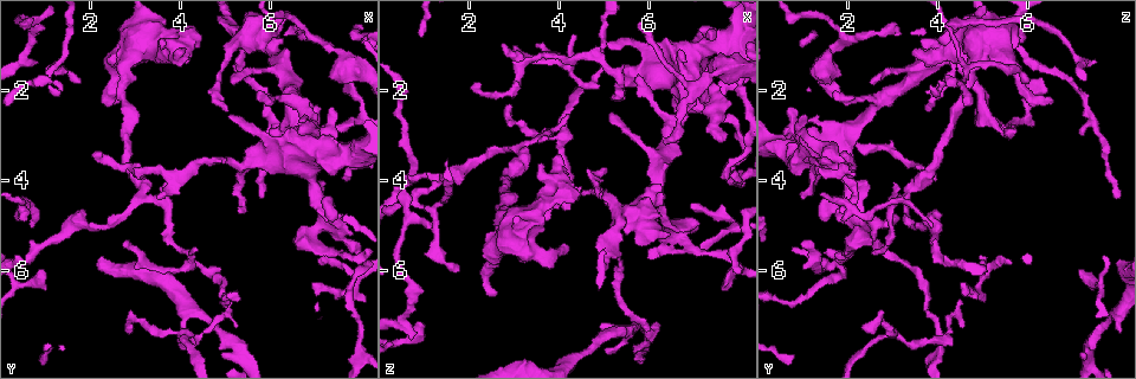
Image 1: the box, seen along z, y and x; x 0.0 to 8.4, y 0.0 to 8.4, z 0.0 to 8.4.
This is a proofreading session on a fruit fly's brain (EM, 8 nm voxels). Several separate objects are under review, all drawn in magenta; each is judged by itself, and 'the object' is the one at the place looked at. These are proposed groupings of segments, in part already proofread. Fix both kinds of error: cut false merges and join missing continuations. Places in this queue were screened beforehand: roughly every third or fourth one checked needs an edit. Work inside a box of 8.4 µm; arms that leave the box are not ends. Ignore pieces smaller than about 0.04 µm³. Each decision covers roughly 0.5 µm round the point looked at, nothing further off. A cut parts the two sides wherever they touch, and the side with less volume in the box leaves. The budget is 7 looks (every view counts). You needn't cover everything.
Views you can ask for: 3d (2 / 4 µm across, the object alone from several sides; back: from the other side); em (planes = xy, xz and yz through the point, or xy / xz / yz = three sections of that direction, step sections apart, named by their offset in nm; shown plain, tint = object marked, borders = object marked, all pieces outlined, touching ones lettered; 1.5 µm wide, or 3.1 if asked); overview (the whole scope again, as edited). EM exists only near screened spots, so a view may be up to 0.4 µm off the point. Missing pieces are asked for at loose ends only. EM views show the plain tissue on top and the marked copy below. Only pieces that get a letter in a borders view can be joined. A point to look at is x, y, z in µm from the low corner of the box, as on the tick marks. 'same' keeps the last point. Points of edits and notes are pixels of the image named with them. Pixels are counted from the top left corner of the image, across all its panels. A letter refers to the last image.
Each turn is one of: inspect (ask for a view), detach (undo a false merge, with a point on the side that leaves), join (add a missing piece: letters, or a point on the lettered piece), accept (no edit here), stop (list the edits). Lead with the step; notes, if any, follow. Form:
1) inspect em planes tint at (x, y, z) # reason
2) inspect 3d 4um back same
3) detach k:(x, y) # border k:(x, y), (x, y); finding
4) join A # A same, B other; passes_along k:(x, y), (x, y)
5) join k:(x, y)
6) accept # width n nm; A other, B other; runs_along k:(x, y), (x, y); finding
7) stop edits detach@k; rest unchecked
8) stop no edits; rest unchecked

inspect em planes tint at (4.60, 7.00, 7.80)

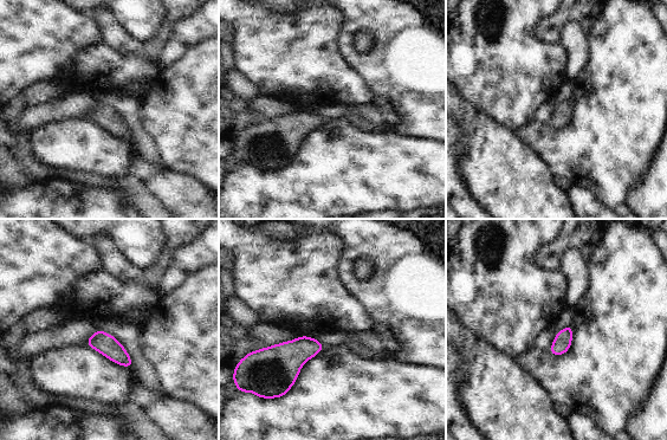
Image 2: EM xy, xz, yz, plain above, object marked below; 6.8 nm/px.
inspect em planes borders same

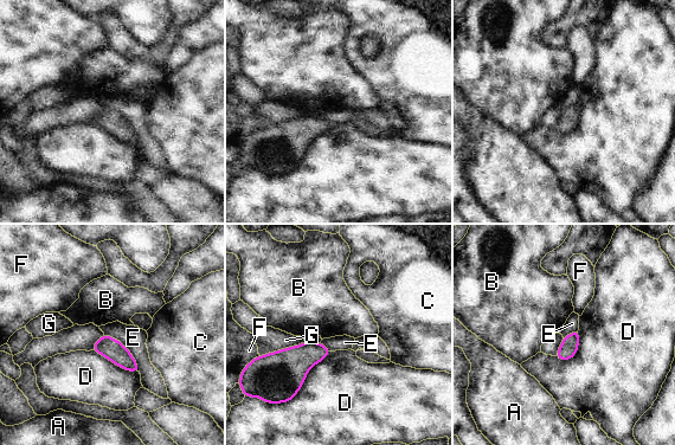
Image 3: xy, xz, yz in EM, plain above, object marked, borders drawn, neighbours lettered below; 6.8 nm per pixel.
accept # A other, B other, C other, D other, E other, F other, G other; border 3:(104, 333), (128, 349), (140, 372); one neuron here

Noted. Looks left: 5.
inspect em planes borders at (7.15, 4.00, 2.45) # branch stops here

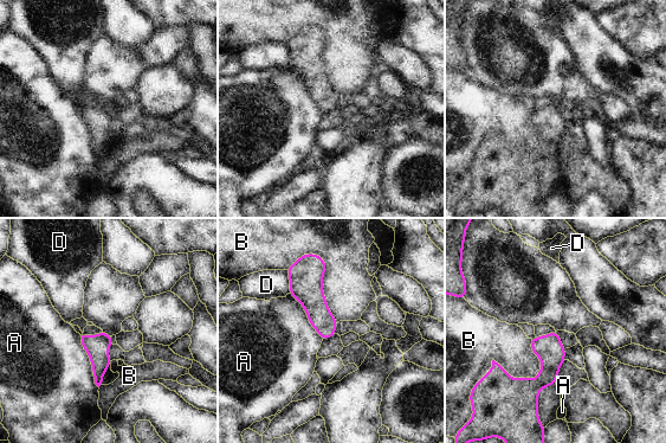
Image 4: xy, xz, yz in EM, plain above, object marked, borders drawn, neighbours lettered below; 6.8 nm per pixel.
accept # A other, B other, D other; border 4:(285, 270), (289, 277), (289, 293); no lettered piece goes on from it

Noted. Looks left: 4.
inspect 3d 4um at (3.20, 4.30, 3.35) # abrupt turn

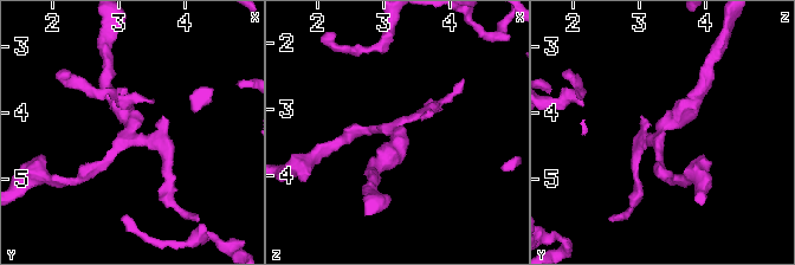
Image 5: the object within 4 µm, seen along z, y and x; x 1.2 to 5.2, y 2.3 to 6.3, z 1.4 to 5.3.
inspect em planes tint at (3.15, 4.30, 3.35) # now the EM

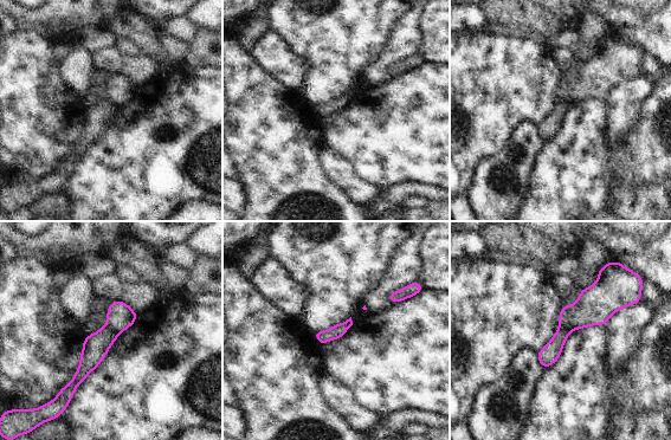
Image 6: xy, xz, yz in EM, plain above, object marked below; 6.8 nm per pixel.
inspect em planes borders same # see the neighbours

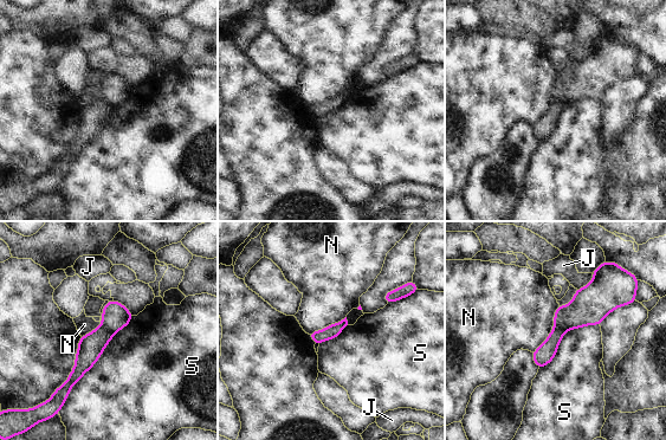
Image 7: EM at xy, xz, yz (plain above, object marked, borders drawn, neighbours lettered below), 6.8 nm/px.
detach 7:(91, 345) # longest_contact S 800 nm; J other, N other, S other; part_leaving 7:(110, 335), (86, 356), (64, 393); a second neuron is stuck on

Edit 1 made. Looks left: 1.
stop edits detach@7; rest unchecked

